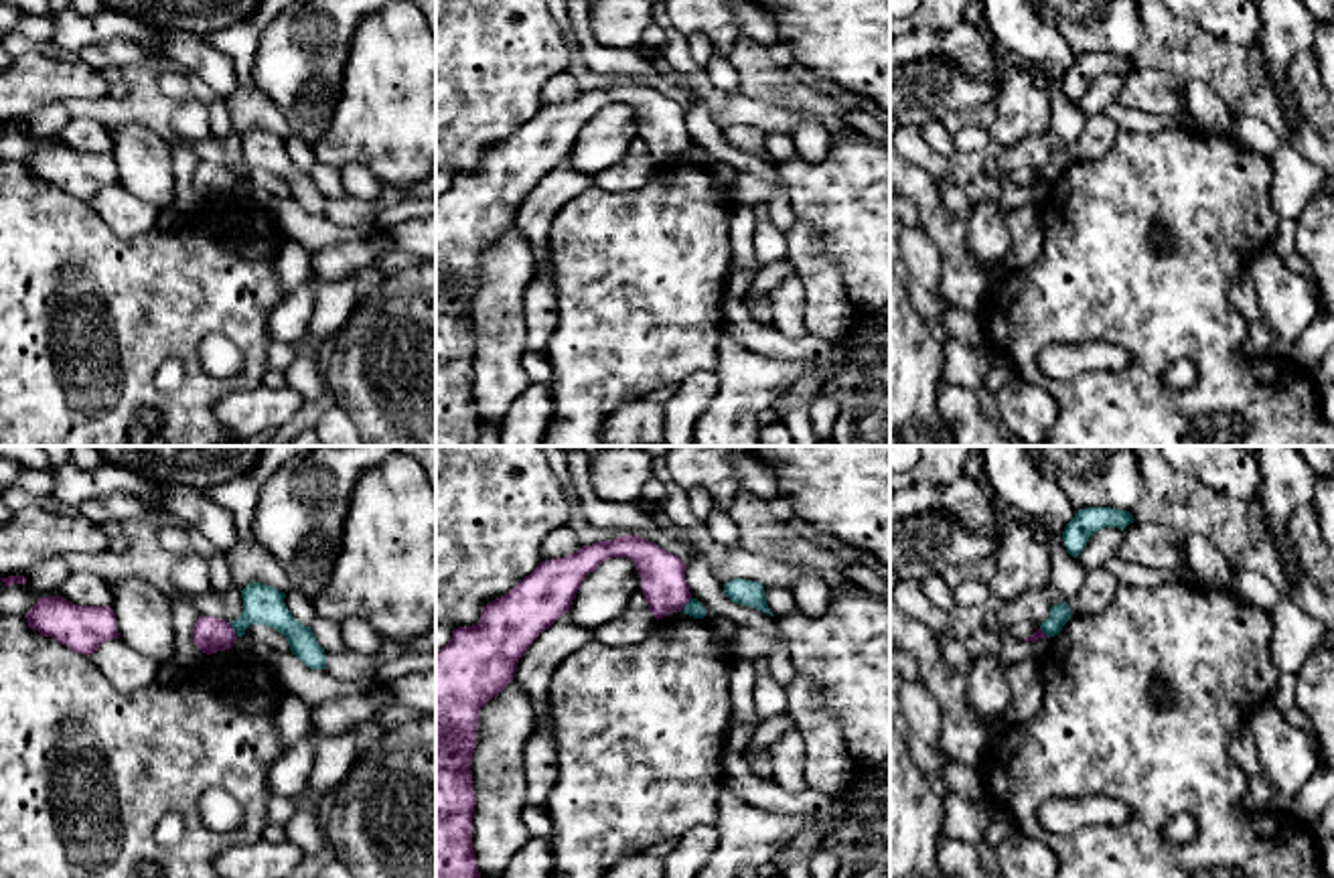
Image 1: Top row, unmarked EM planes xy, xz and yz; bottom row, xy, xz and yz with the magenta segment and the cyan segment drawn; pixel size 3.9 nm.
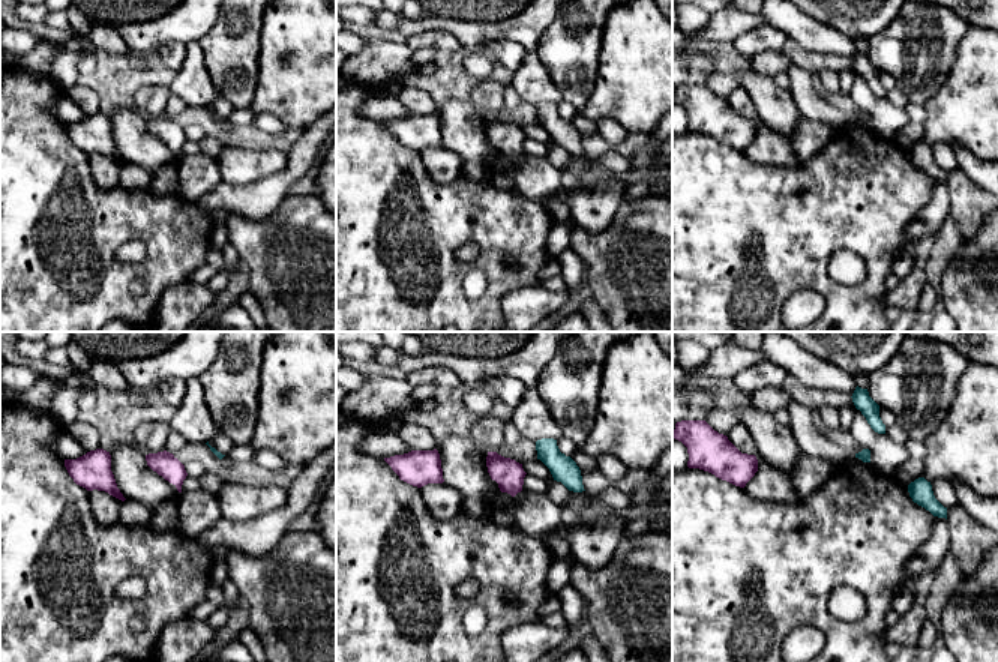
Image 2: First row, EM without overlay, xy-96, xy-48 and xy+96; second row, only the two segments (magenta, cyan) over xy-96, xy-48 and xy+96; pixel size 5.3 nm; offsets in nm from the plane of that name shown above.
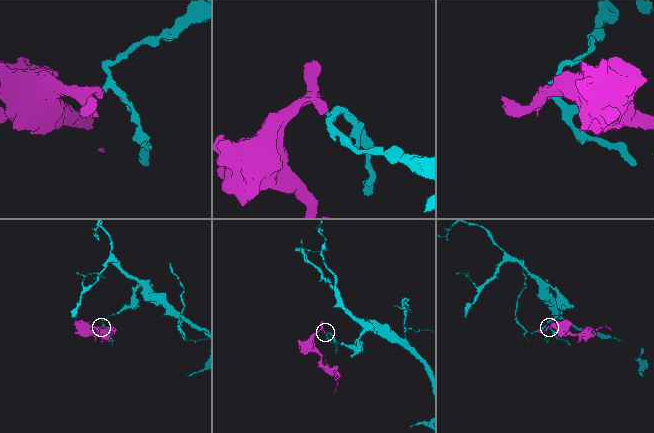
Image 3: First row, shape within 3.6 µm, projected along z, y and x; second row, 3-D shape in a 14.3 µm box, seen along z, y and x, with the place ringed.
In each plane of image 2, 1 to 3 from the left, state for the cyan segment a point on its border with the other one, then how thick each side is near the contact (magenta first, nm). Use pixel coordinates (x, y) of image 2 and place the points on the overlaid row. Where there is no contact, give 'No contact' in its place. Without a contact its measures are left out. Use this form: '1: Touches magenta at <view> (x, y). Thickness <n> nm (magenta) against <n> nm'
1: No contact
2: No contact
3: No contact

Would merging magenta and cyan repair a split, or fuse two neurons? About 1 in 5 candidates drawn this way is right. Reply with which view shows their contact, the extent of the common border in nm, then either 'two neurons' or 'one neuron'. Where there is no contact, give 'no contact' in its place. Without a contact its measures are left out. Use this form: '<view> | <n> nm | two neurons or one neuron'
xy | 70 nm | two neurons

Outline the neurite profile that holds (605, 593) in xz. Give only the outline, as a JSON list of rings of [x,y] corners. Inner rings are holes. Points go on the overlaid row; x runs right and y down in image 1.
[[[610,558],[584,578],[570,614],[576,625],[594,631],[624,612],[637,590],[641,590],[641,574],[635,562]]]

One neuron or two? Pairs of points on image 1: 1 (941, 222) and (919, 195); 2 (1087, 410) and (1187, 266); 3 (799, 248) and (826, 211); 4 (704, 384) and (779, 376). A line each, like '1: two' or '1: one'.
1: one
2: one
3: two
4: two

